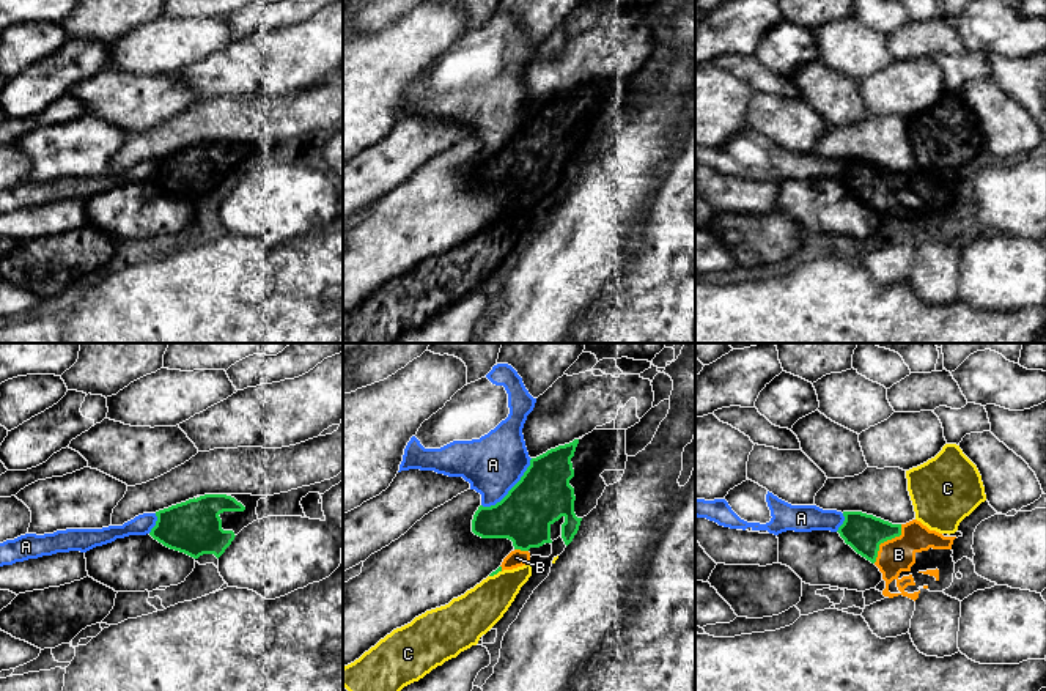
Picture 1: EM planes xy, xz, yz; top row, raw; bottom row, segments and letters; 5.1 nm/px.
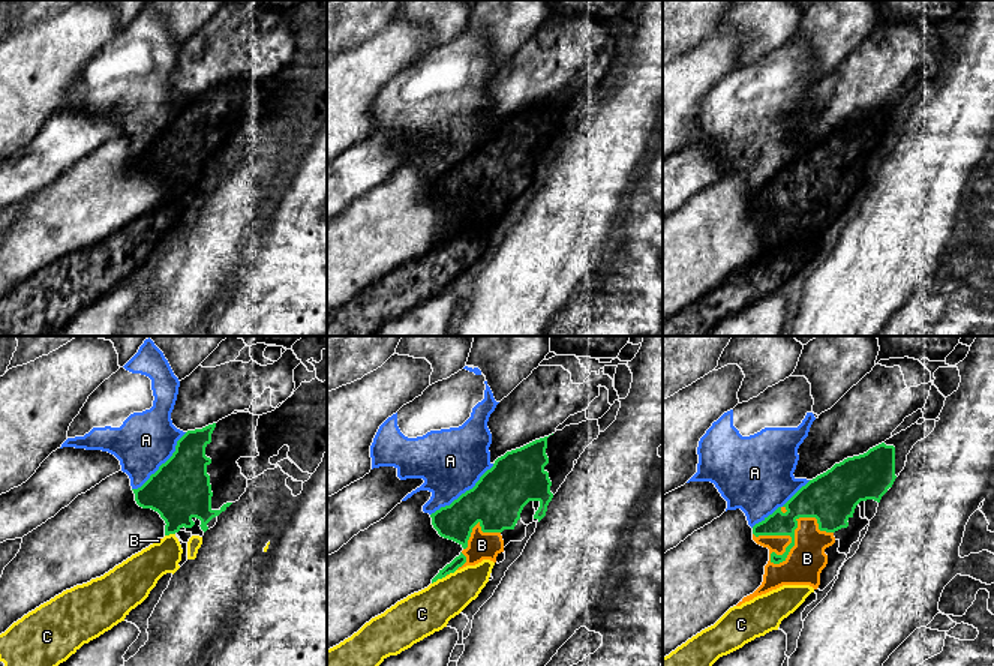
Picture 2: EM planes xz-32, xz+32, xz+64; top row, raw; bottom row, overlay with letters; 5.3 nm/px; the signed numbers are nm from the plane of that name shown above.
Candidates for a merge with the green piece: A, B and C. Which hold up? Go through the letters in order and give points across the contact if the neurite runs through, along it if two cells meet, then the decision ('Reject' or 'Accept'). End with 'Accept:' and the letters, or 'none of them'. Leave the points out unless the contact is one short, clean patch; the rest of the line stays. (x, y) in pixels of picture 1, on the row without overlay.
A: Reject
B: Accept
C: Reject
Accept: B

